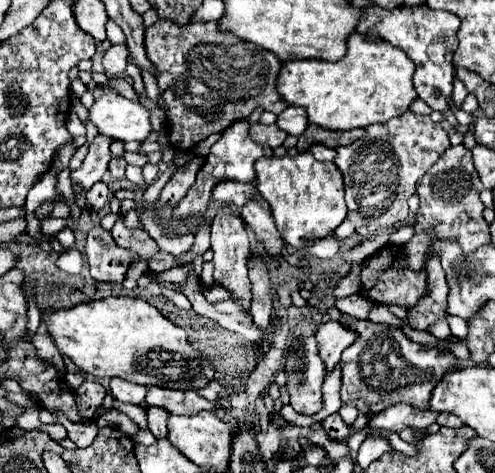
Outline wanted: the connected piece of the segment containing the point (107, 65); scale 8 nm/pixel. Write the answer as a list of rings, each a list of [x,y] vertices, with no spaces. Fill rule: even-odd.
[[[112,45],[104,55],[104,73],[108,77],[120,75],[126,71],[128,65],[128,47],[126,45]]]

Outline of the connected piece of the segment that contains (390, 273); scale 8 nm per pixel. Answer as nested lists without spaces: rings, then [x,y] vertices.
[[[386,245],[378,249],[360,265],[360,283],[362,283],[360,295],[366,297],[368,301],[378,305],[398,305],[404,309],[414,307],[428,293],[426,269],[422,267],[420,271],[412,271],[402,247],[396,245]]]

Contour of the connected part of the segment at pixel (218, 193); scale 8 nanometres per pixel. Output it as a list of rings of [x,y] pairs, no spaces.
[[[222,181],[212,189],[212,197],[220,199],[228,205],[242,207],[248,199],[252,199],[256,193],[256,187],[252,183],[240,183],[240,181]]]

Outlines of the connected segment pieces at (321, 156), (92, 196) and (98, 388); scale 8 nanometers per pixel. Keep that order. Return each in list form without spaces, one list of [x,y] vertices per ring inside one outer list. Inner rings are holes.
[[[312,145],[308,151],[310,151],[318,161],[334,161],[334,157],[336,157],[336,151],[334,151],[334,149],[328,149],[326,145]]]
[[[96,183],[88,193],[86,193],[88,203],[92,203],[92,211],[100,211],[106,201],[108,201],[108,185],[106,183]]]
[[[84,381],[76,389],[76,399],[78,399],[78,409],[84,413],[84,417],[90,417],[98,405],[102,405],[106,395],[106,389],[98,381]]]

